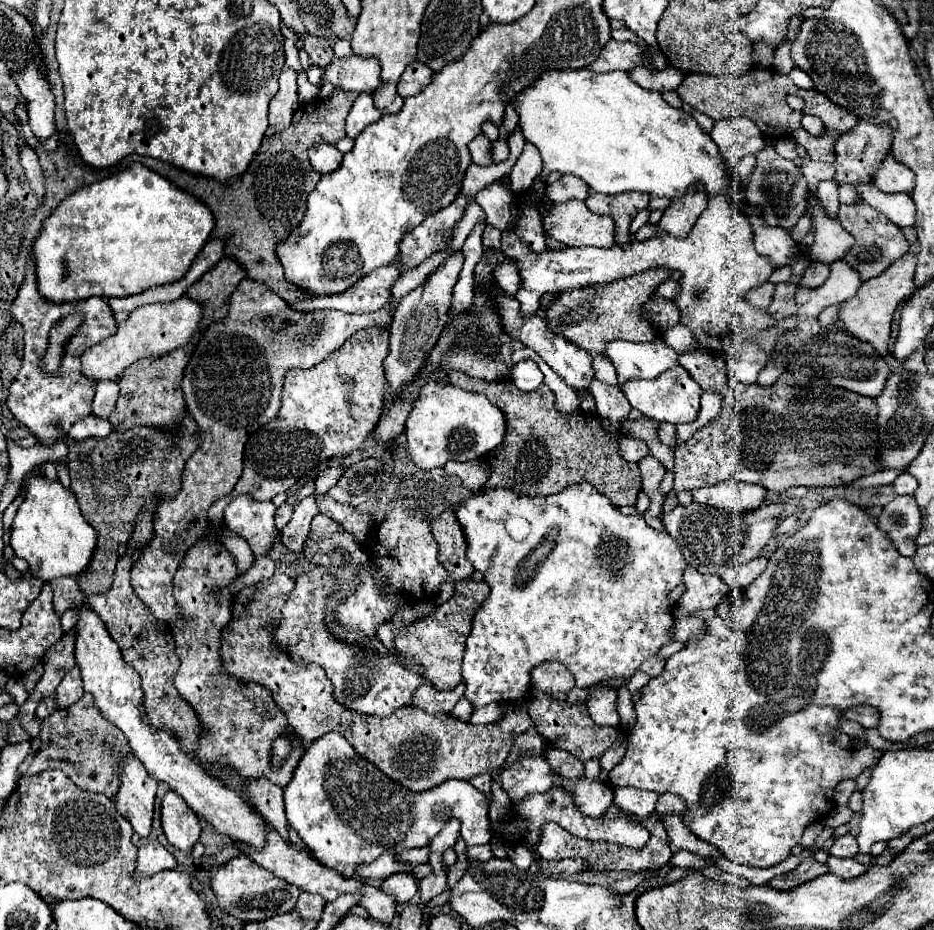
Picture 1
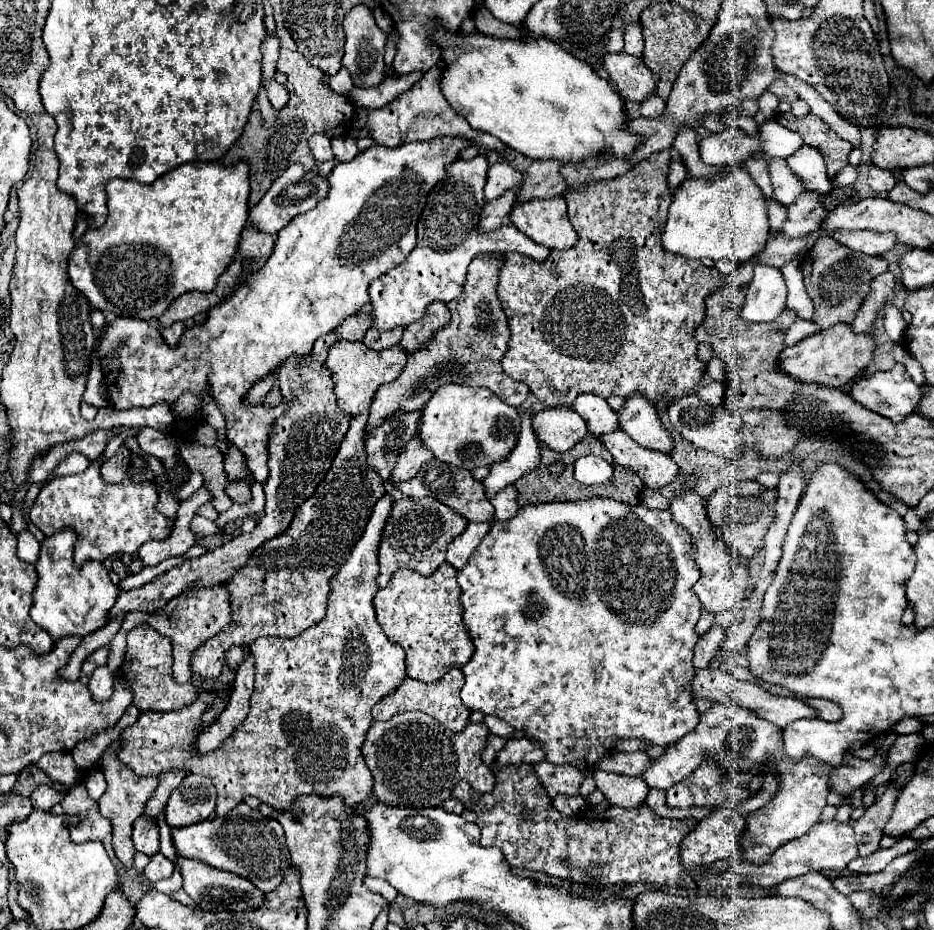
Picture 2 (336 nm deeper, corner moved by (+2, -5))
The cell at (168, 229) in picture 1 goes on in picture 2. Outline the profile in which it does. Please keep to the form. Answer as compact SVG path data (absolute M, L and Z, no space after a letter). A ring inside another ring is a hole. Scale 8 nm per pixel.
M187 162L187 164L181 164L179 168L173 168L171 172L159 176L153 184L141 184L141 182L135 182L135 180L121 180L121 178L113 178L109 182L109 206L117 206L117 210L113 210L107 218L107 224L101 226L101 228L89 228L79 246L73 250L71 258L69 258L69 278L71 278L71 284L81 290L89 304L101 312L113 312L117 316L131 316L131 318L141 318L141 320L149 320L149 318L155 318L157 314L163 314L167 310L167 306L181 294L185 292L209 292L215 288L217 284L217 278L227 270L235 250L237 250L237 240L239 240L239 234L241 230L245 228L247 224L247 212L249 212L249 206L247 206L247 198L249 198L249 166L245 162L237 164L237 166L231 166L231 168L225 168L225 166L217 166L217 164L209 164L209 162Z

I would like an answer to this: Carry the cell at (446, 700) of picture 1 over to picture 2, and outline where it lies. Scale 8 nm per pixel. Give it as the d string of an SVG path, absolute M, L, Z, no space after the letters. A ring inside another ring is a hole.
M451 668L443 678L439 678L437 682L425 684L425 682L417 682L411 678L405 678L401 682L401 686L387 694L385 698L381 698L375 706L373 706L373 718L375 720L389 720L391 716L395 716L397 712L405 712L405 710L421 710L425 714L431 714L435 720L439 720L441 724L445 724L449 730L459 732L467 726L469 722L469 708L461 702L461 686L463 686L463 672L459 668Z

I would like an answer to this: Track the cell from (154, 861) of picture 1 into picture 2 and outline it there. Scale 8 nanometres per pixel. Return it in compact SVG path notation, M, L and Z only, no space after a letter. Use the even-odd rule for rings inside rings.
M159 852L159 854L151 856L151 860L149 860L149 864L145 866L143 874L145 874L145 878L147 878L149 882L155 884L155 882L159 882L159 880L163 880L163 878L169 878L169 876L173 874L173 864Z

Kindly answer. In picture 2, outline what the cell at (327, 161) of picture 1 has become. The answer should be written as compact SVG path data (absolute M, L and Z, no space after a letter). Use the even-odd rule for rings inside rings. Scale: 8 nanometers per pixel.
M313 134L309 138L309 146L311 146L311 152L313 152L313 156L315 156L317 162L333 160L333 152L331 152L331 144L329 144L329 138L327 136Z

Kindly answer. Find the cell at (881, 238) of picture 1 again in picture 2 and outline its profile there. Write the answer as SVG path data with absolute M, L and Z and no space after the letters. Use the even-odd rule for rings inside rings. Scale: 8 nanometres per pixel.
M825 238L817 242L813 250L809 250L801 260L801 272L805 280L805 288L815 302L815 316L813 322L819 324L823 330L837 324L837 322L853 322L865 294L869 294L869 286L875 276L889 270L889 262L879 256L855 256L851 248L839 244L833 238Z

